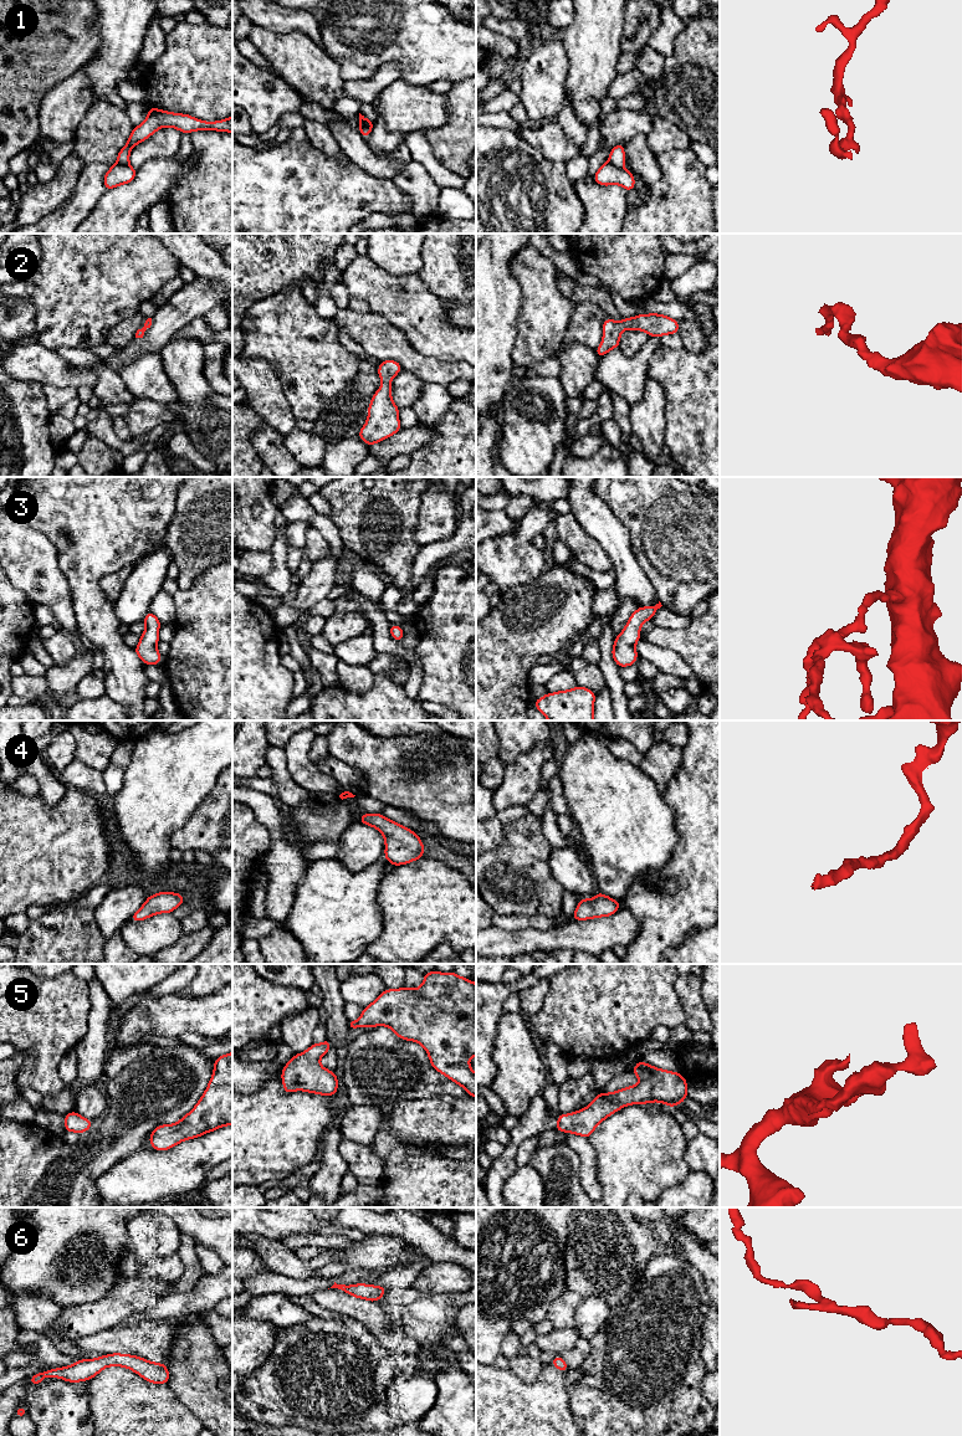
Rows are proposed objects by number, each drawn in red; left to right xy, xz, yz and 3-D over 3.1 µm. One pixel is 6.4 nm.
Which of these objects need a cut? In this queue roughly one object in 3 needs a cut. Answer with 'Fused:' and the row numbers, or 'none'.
Fused: 1

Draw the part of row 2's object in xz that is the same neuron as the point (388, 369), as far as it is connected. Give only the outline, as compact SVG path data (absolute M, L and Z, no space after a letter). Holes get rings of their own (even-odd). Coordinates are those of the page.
M384 360L378 366L378 375L383 384L373 395L368 407L368 420L358 432L358 436L369 446L380 442L399 430L399 406L392 401L390 380L403 370L395 360Z

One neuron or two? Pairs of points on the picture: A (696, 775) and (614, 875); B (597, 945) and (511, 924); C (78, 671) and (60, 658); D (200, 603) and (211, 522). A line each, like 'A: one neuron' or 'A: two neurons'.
A: two neurons
B: two neurons
C: two neurons
D: two neurons

